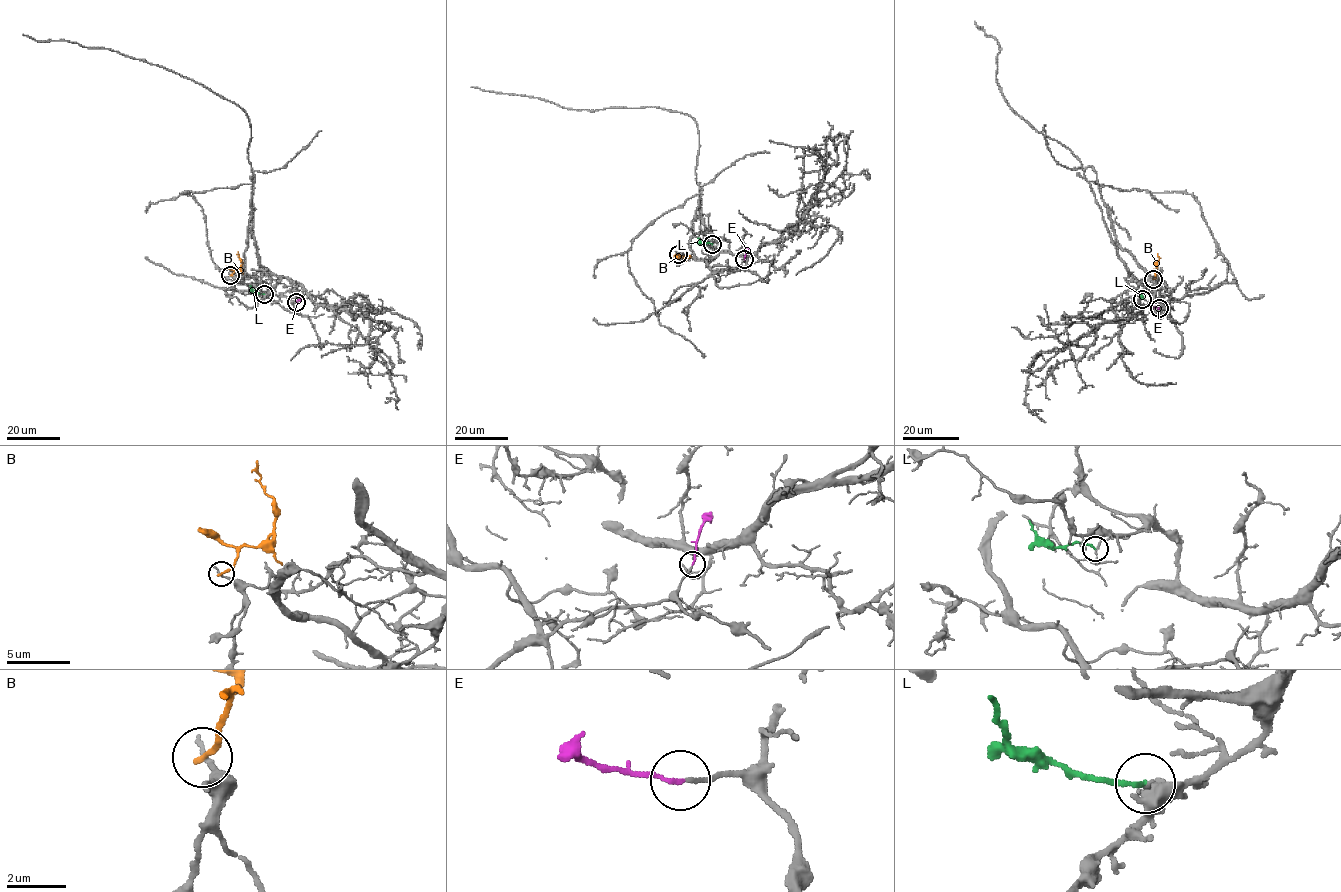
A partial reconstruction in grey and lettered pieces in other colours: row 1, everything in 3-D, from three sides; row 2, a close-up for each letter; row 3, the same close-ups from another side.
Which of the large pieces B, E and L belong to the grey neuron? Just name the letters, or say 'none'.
E

